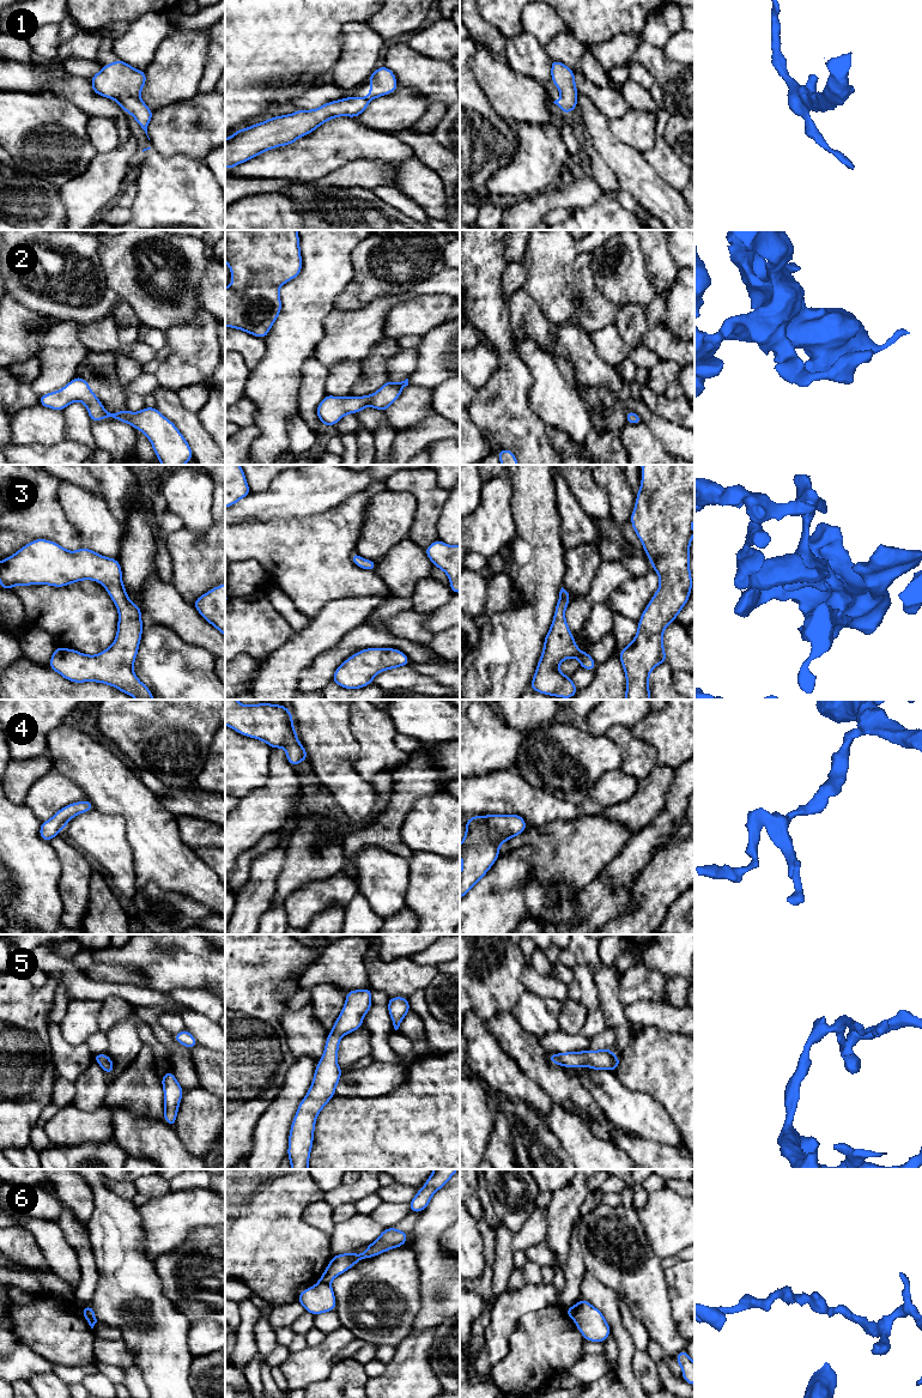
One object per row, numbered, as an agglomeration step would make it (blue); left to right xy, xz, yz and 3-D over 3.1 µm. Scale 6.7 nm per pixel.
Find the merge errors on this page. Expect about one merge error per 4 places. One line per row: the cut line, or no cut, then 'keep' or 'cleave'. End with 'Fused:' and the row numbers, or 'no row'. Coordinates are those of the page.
1: no cut; keep
2: no cut; keep
3: no cut; keep
4: no cut; keep
5: no cut; keep
6: cut in xy along (82, 1308), (86, 1314), (95, 1318); cleave
Fused: 6

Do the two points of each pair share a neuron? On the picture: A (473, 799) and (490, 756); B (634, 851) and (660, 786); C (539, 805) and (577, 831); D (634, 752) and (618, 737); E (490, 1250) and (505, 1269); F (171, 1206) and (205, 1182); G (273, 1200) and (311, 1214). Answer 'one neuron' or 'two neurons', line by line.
A: two neurons
B: two neurons
C: two neurons
D: one neuron
E: two neurons
F: two neurons
G: two neurons

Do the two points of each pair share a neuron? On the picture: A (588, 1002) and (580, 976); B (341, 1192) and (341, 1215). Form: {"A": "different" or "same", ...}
{"A": "same", "B": "different"}

